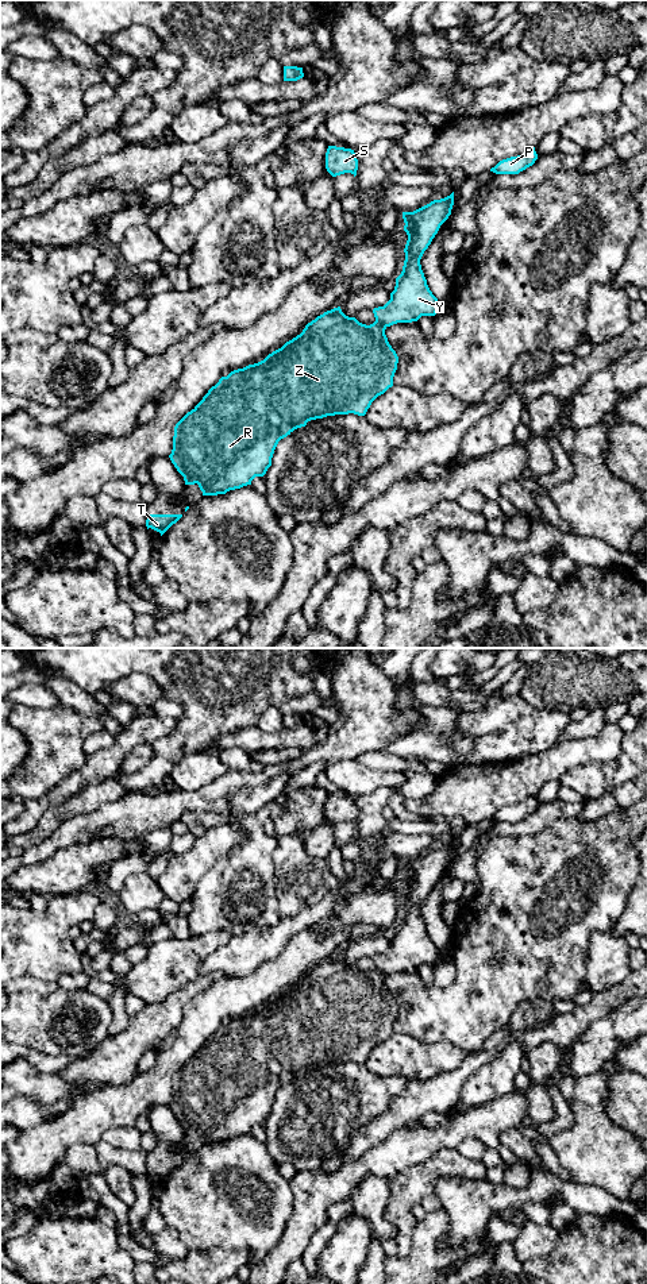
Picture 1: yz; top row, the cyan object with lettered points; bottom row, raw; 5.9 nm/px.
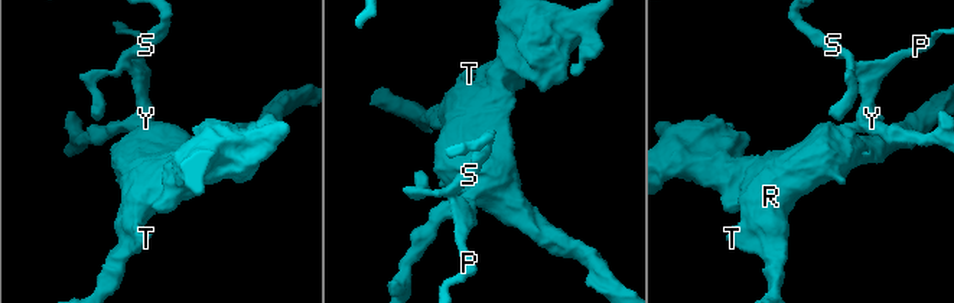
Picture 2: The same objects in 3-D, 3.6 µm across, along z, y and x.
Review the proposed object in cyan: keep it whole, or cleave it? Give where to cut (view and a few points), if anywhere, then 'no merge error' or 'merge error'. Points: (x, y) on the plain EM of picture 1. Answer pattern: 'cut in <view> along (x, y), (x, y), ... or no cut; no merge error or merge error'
no cut; no merge error

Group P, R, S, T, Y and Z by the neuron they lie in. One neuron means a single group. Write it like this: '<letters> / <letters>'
P R S T Y Z

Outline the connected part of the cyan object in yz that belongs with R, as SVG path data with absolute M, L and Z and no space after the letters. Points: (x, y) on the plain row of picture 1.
M454 840L440 848L413 859L403 860L404 879L408 888L404 897L405 909L396 926L390 948L373 957L376 969L370 973L346 964L340 955L324 960L308 971L303 980L269 1002L263 1009L231 1019L212 1034L203 1048L174 1075L173 1098L169 1103L185 1133L197 1131L203 1144L226 1142L230 1138L251 1133L255 1125L263 1125L271 1114L278 1090L308 1069L335 1063L354 1061L365 1064L371 1050L393 1034L398 1005L388 990L385 978L397 971L417 969L421 964L435 964L440 953L427 933L420 907L431 892L440 874L451 863Z

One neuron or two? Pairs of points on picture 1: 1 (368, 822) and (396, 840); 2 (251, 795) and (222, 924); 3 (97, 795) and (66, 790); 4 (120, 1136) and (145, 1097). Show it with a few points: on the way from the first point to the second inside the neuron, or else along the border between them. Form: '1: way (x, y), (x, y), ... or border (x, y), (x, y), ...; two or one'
1: border (382, 835), (377, 847); two
2: border (273, 799), (258, 810), (246, 813), (234, 821); two
3: border (108, 779), (84, 786), (74, 795), (52, 809); two
4: border (134, 1125), (108, 1129), (101, 1138); two

